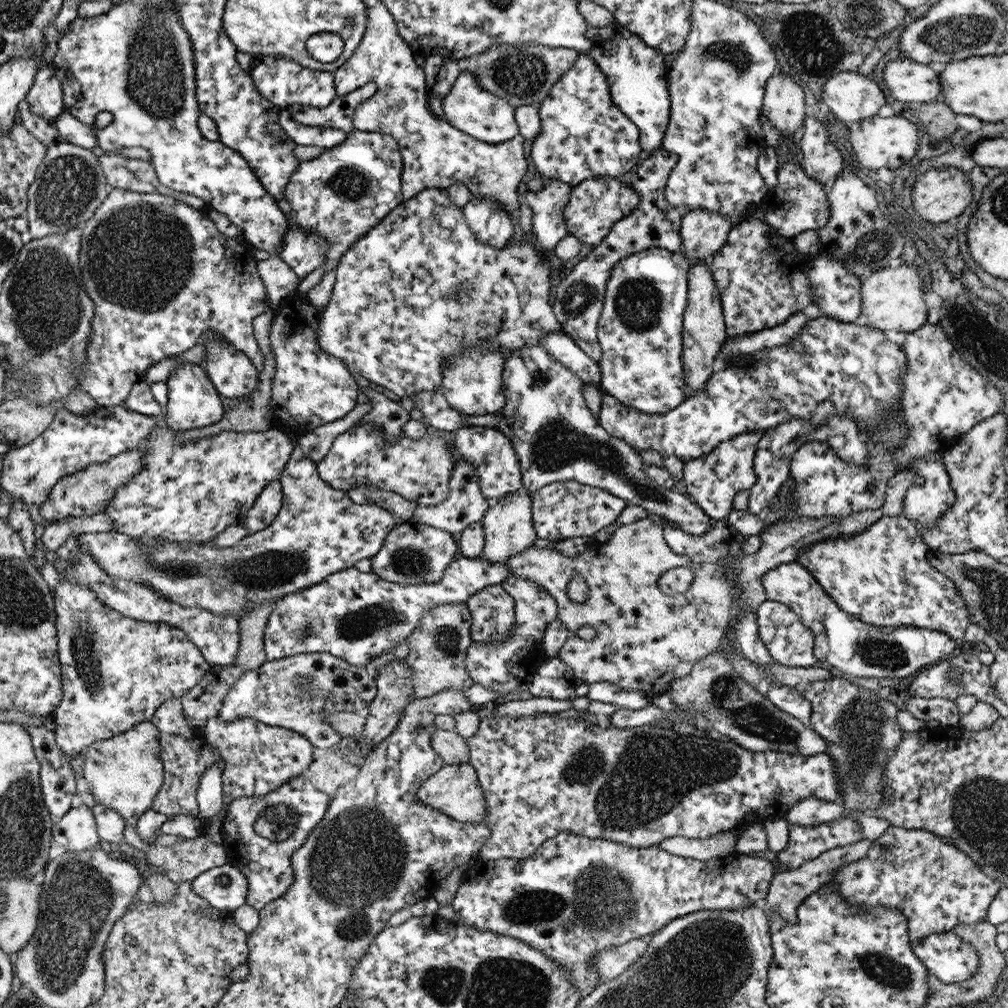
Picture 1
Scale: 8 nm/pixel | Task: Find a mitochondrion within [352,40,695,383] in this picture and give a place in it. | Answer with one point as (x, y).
(521, 74)

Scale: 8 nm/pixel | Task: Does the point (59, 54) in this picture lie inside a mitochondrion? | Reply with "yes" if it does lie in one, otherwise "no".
no

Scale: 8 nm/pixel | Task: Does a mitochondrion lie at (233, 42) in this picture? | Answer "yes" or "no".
no

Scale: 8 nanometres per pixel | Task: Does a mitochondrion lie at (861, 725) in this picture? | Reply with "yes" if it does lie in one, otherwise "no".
yes

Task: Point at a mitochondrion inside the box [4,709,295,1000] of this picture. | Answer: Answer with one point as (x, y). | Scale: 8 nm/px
(80, 897)

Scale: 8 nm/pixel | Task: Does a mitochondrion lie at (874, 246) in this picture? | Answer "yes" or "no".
yes

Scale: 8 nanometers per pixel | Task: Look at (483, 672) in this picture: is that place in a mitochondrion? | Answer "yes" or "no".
no

